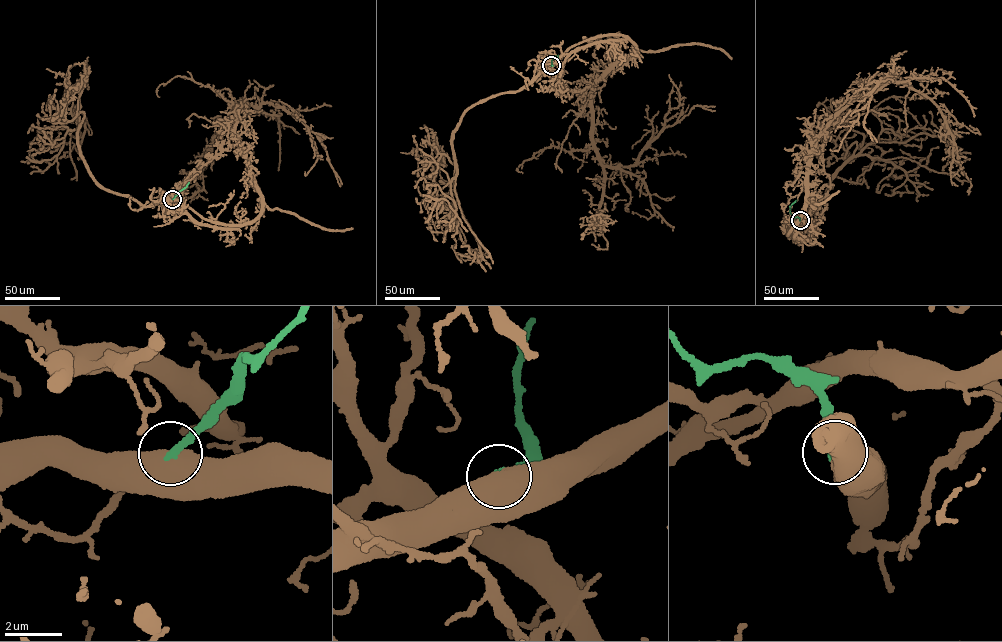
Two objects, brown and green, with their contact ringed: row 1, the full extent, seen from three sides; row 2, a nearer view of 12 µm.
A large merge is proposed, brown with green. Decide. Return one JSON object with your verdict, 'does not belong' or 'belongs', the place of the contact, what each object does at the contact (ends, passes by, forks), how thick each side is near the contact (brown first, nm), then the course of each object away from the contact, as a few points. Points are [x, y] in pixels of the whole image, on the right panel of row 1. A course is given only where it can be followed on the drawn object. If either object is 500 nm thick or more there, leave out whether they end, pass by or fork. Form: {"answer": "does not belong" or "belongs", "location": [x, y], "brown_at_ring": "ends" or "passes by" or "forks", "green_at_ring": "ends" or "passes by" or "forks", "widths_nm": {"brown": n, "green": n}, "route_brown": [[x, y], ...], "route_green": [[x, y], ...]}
{"answer": "does not belong", "location": [800, 220], "widths_nm": {"brown": 950, "green": 280}, "route_brown": [[800, 220], [789, 228], [787, 234], [806, 204], [814, 144]], "route_green": [[800, 220], [790, 211], [797, 199]]}

